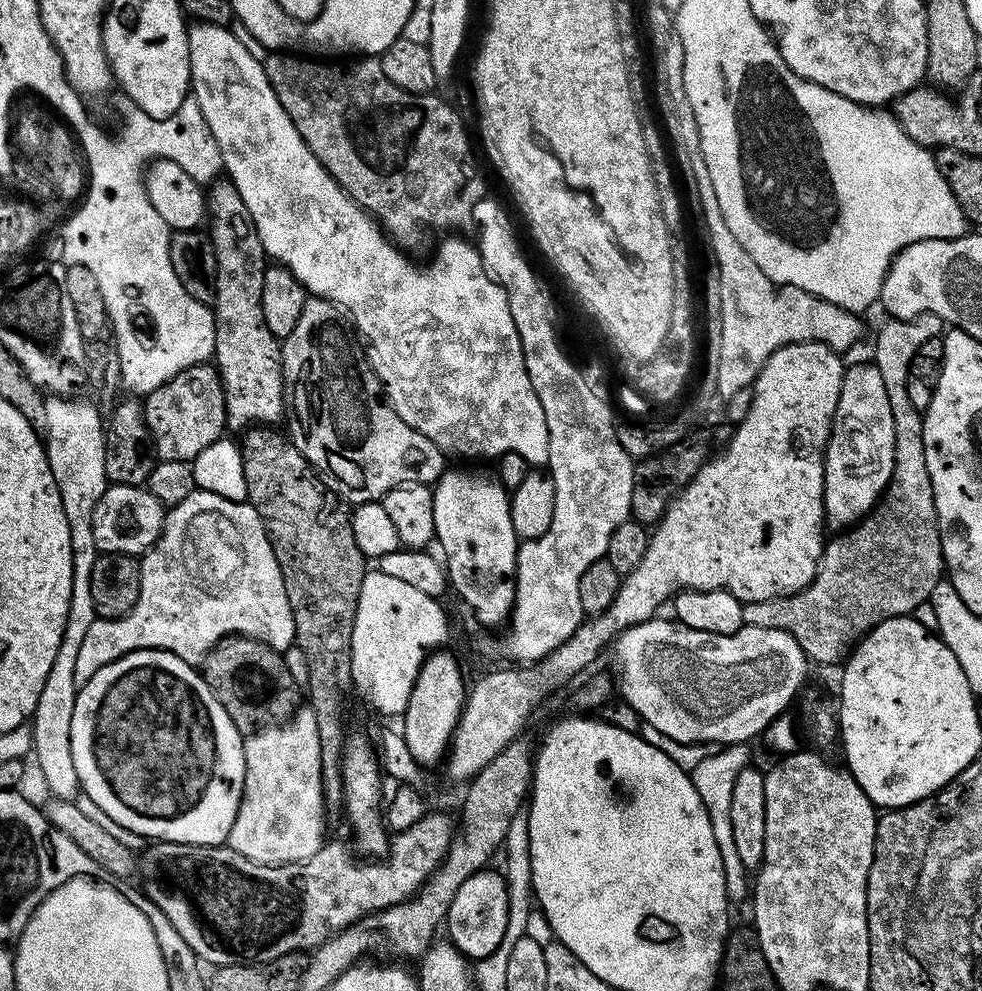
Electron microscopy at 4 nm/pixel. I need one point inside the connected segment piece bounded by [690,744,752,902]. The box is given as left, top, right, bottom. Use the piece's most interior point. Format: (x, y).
(714, 777)

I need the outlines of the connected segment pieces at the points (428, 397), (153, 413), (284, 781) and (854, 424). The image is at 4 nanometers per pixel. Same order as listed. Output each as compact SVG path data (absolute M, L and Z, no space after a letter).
M192 22L188 24L188 49L190 50L190 74L192 75L192 82L190 85L191 95L196 96L198 106L201 107L202 115L206 118L206 126L210 126L210 134L214 134L214 142L218 142L218 150L220 151L220 162L223 171L226 173L227 179L232 181L233 186L238 190L238 194L242 194L242 202L246 202L246 210L250 210L250 218L254 218L254 226L258 230L258 238L262 238L262 246L264 247L264 255L269 261L281 264L284 268L288 268L294 274L294 278L298 278L298 282L304 287L305 293L311 294L313 297L321 300L330 300L333 304L339 306L351 319L354 321L354 328L361 337L362 335L368 339L367 347L372 347L371 355L373 357L380 356L380 360L386 367L392 371L392 376L398 383L404 387L404 396L412 403L414 411L420 415L418 427L420 433L426 438L430 438L430 442L434 442L434 446L438 446L438 450L443 452L445 457L452 458L452 456L492 456L491 458L499 458L504 452L513 452L514 454L522 454L522 458L530 466L544 466L548 463L548 427L546 426L546 414L542 414L542 402L538 402L538 394L534 394L534 386L530 386L530 374L526 374L526 358L522 358L522 346L518 338L518 326L514 326L514 318L510 314L510 302L506 298L506 294L502 290L502 286L498 286L498 282L494 282L486 274L486 270L482 266L482 258L480 257L480 249L475 243L472 244L468 240L463 240L462 237L456 236L460 234L448 234L444 241L436 248L436 257L433 258L429 264L424 264L419 268L414 261L411 260L411 255L405 254L401 249L397 248L391 240L388 239L383 228L373 217L369 216L364 209L359 208L355 202L349 198L342 186L338 186L338 182L326 169L322 166L322 162L318 162L318 158L314 158L314 154L310 150L310 146L306 146L306 142L302 138L302 134L298 134L298 130L294 126L294 122L290 122L290 114L286 114L286 110L282 110L282 102L278 102L278 94L274 94L274 90L270 86L270 82L264 73L263 63L257 57L252 55L250 50L246 50L246 46L242 46L242 42L238 42L238 38L234 38L231 27L223 24L213 24L209 22Z
M211 363L195 364L182 374L170 378L158 390L149 392L142 400L144 406L144 425L152 435L154 451L161 461L195 460L206 446L218 442L225 435L226 406L224 405L224 387L220 373Z
M301 706L283 724L251 733L244 742L244 761L244 789L234 826L226 841L227 847L259 864L293 864L318 854L326 842L326 825L322 794L322 749L318 747L318 725L314 710Z
M849 363L844 370L842 378L842 390L838 394L838 406L836 413L832 415L832 433L828 439L828 448L824 451L824 519L829 525L832 524L836 530L844 530L849 526L855 525L864 519L869 512L872 511L876 501L884 495L887 488L892 471L894 470L894 414L890 414L890 398L886 398L886 386L882 383L882 374L878 374L875 363L868 364L851 364Z

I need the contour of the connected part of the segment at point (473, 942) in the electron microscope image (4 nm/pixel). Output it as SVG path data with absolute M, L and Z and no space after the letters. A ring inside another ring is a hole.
M481 870L466 878L450 902L446 936L465 958L483 958L494 954L506 934L508 921L508 882L503 875Z

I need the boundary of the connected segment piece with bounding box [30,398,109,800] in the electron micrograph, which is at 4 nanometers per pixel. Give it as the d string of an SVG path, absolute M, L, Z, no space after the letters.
M76 398L46 399L46 426L42 429L46 437L46 451L50 470L54 474L54 482L58 482L58 494L62 494L62 510L66 510L66 522L70 522L70 546L72 547L72 597L70 610L66 614L66 630L62 634L62 646L58 646L58 658L54 658L54 666L50 666L50 674L46 674L46 686L42 686L42 694L38 698L38 706L34 710L30 727L32 729L32 752L36 756L36 764L40 767L40 776L46 787L52 791L53 797L70 800L81 791L78 770L74 770L74 754L70 750L70 718L74 718L74 702L78 686L74 682L74 665L78 658L78 650L86 630L98 618L94 610L94 598L90 595L90 570L94 570L94 562L98 549L94 542L92 519L94 506L102 498L104 489L109 487L106 478L106 462L104 461L104 429L105 421L100 420L101 409L95 403L87 404Z

